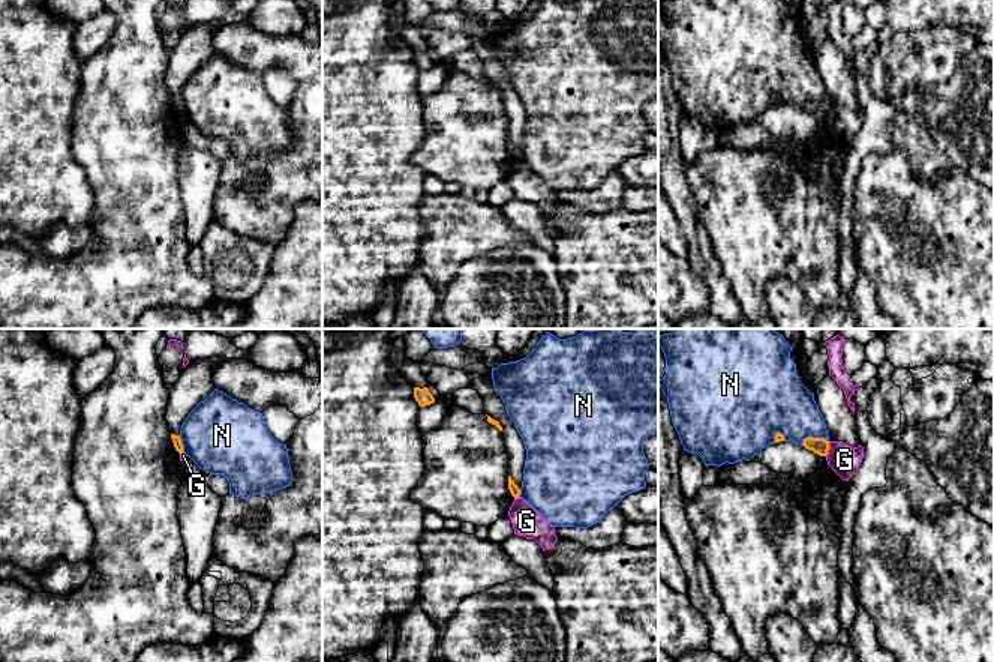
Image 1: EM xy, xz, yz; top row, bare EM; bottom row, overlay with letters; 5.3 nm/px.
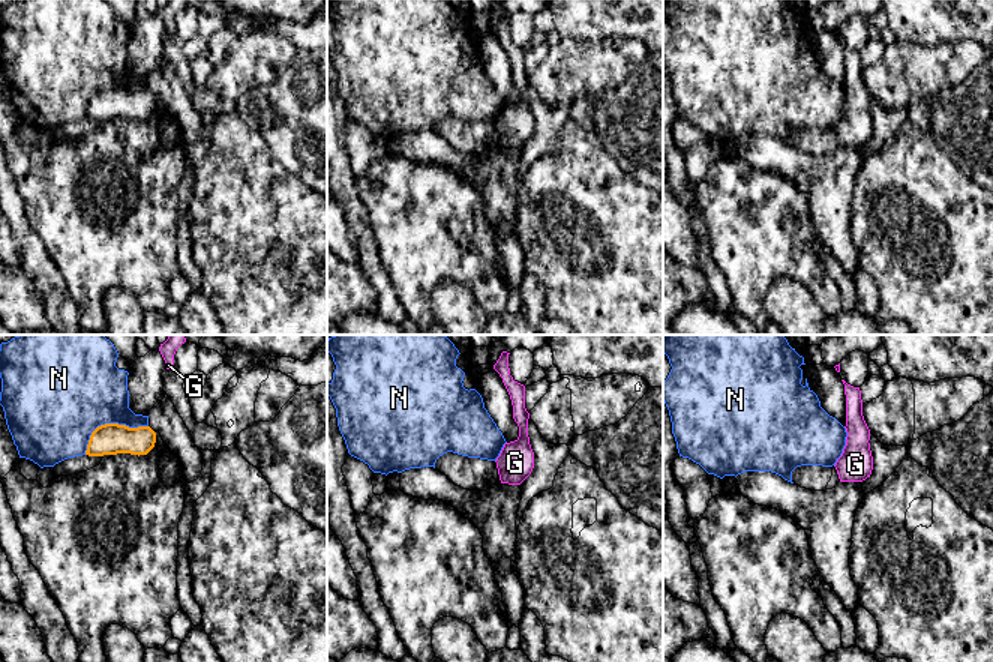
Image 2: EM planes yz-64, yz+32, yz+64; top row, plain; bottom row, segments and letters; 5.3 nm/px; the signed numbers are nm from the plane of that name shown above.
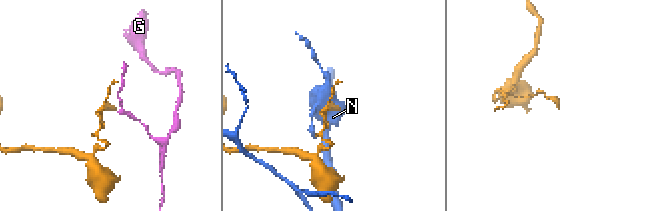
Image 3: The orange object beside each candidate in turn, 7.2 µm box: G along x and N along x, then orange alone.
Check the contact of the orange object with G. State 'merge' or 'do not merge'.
do not merge

